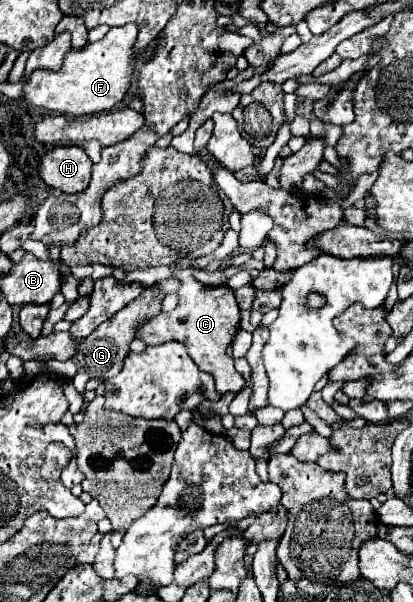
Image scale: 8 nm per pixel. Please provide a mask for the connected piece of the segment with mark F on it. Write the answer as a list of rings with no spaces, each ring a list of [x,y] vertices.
[[[126,24],[120,28],[110,28],[108,34],[84,48],[70,48],[64,54],[62,68],[56,70],[34,70],[28,80],[24,80],[22,100],[32,106],[42,106],[46,110],[56,110],[60,114],[98,114],[102,110],[114,108],[128,92],[130,76],[134,72],[130,58],[132,46],[136,42],[136,24]]]

